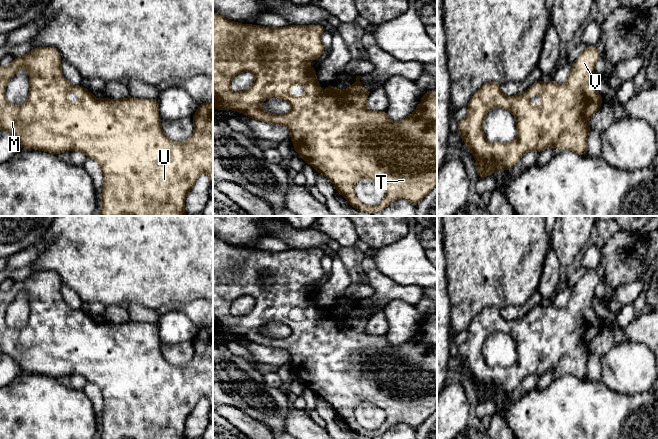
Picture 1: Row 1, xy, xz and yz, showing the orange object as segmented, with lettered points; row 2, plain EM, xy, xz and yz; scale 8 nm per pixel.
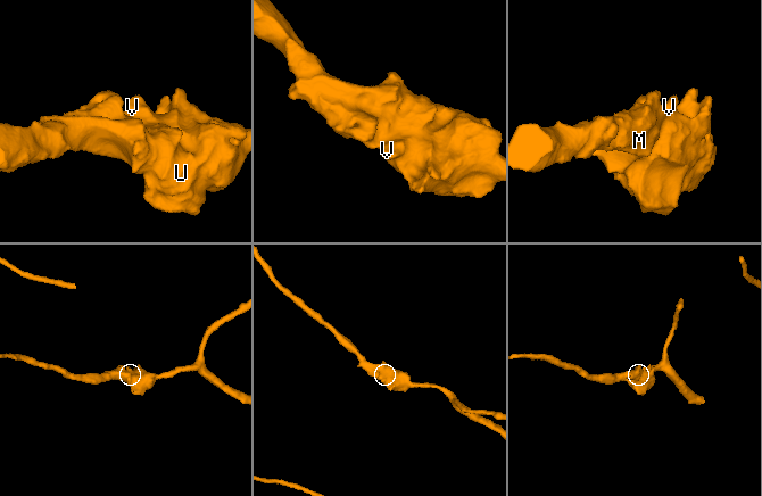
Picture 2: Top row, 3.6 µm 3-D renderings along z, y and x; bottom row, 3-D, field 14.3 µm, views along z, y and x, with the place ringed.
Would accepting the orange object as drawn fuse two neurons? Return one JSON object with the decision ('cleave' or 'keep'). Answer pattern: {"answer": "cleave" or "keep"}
{"answer": "keep"}

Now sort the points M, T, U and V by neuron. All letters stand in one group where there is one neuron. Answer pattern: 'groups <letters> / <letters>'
groups M T U V

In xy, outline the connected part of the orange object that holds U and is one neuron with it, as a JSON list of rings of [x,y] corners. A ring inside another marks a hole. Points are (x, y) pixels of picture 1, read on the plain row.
[[[37,271],[23,281],[15,281],[8,291],[0,289],[0,353],[18,363],[22,372],[60,378],[81,375],[95,384],[104,403],[100,439],[186,439],[185,422],[199,400],[207,398],[213,412],[213,324],[199,329],[192,340],[193,359],[185,366],[174,366],[162,355],[159,344],[159,325],[138,323],[96,323],[83,310],[72,309],[61,295],[61,279],[50,271]],[[25,291],[29,298],[30,314],[26,326],[20,330],[6,324],[6,308],[16,296]],[[68,317],[78,317],[79,326],[71,327]]]

